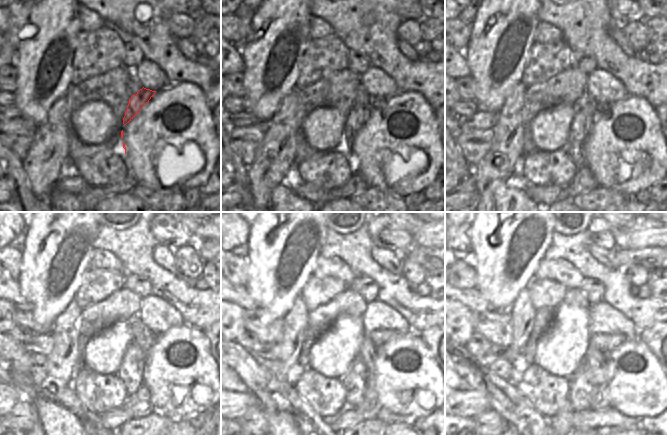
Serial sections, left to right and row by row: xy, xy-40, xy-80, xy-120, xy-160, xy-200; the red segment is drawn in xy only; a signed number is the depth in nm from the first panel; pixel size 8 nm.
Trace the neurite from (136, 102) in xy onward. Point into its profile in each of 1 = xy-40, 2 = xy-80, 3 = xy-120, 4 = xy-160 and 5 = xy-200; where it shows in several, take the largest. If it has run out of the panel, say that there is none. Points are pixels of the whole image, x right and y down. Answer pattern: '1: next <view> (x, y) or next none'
1: next xy-40 (359, 113)
2: next xy-80 (582, 123)
3: next xy-120 (130, 372)
4: next xy-160 (355, 379)
5: next xy-200 (580, 384)

